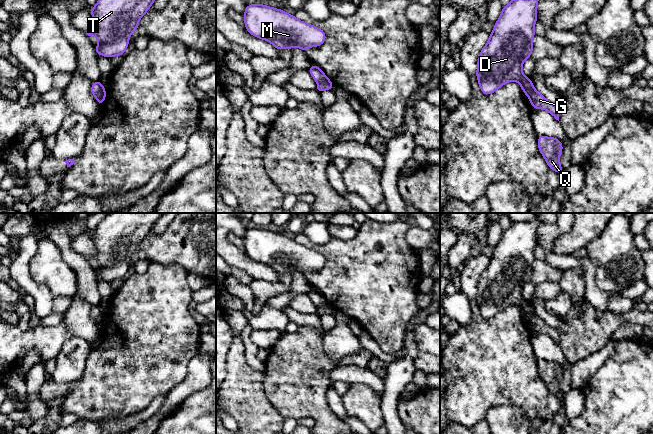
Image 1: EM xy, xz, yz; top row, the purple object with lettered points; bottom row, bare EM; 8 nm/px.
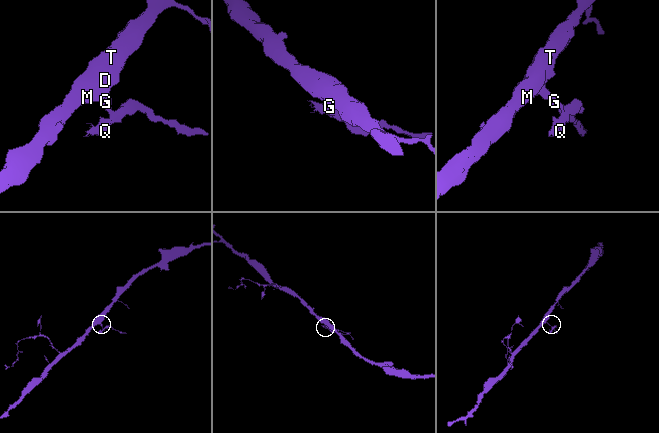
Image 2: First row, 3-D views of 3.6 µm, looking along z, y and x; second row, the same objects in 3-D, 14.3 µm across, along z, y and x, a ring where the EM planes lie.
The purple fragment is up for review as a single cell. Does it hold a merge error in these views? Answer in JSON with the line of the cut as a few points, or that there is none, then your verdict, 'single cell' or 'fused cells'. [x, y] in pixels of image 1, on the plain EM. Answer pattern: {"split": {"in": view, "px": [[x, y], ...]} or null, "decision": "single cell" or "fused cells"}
{"split": {"in": "xy", "px": [[104, 313], [95, 320]]}, "decision": "fused cells"}

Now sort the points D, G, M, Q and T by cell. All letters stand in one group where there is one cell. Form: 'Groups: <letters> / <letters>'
Groups: D M T / G Q

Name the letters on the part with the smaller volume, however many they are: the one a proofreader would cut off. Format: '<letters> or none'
G, Q

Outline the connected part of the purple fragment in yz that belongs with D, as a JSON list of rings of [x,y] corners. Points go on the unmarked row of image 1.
[[[538,221],[511,222],[509,228],[503,230],[500,241],[494,248],[494,254],[489,258],[489,265],[482,272],[477,286],[476,300],[483,318],[491,319],[511,305],[517,305],[526,320],[535,314],[531,303],[523,298],[522,288],[533,276],[532,264],[536,259],[534,250],[538,244],[539,225]]]

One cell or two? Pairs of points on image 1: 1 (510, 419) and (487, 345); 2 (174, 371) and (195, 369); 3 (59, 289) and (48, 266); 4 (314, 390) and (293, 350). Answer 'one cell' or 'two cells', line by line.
1: two cells
2: two cells
3: one cell
4: one cell

